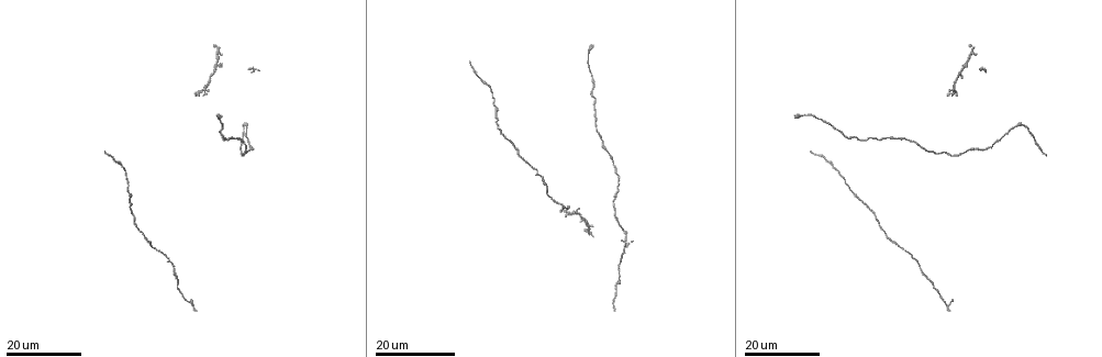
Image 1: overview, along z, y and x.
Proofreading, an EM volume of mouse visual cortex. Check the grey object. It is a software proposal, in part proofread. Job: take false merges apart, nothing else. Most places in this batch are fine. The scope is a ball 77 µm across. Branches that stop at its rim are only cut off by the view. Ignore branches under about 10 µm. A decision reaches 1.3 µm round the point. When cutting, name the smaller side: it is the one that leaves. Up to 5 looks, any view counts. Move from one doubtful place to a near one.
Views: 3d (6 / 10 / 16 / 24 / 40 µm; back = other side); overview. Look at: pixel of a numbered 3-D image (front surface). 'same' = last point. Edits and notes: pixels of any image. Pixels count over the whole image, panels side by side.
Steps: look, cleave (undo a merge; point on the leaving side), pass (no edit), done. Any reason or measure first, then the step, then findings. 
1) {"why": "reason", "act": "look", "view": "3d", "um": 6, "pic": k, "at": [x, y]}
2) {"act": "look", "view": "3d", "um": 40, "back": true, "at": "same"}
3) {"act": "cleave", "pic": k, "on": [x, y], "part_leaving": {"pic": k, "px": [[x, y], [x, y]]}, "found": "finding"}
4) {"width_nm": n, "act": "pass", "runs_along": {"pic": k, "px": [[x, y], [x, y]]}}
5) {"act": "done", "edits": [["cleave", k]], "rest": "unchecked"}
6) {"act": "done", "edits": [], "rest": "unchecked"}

{"why": "sudden change in width", "act": "look", "view": "3d", "um": 24, "pic": 1, "at": [495, 112]}

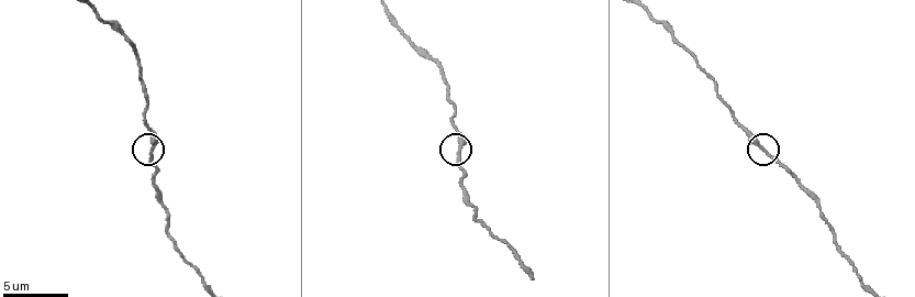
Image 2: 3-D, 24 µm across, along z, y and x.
{"act": "look", "view": "3d", "um": 10, "pic": 2, "at": [461, 147]}

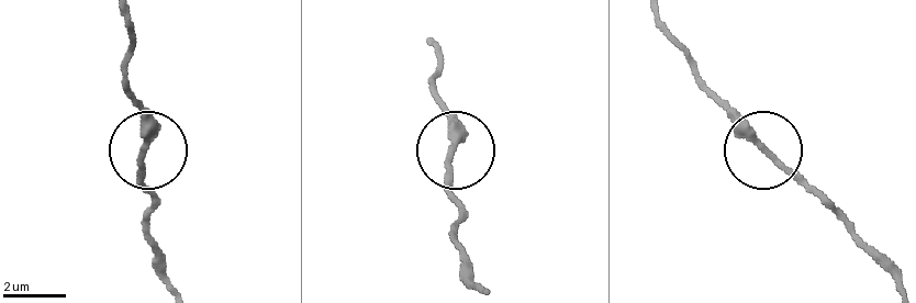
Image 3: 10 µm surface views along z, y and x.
{"act": "pass", "found": "continuous, no second neuron"}

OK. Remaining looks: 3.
{"why": "thick turns thin", "act": "look", "view": "3d", "um": 16, "pic": 1, "at": [897, 246]}

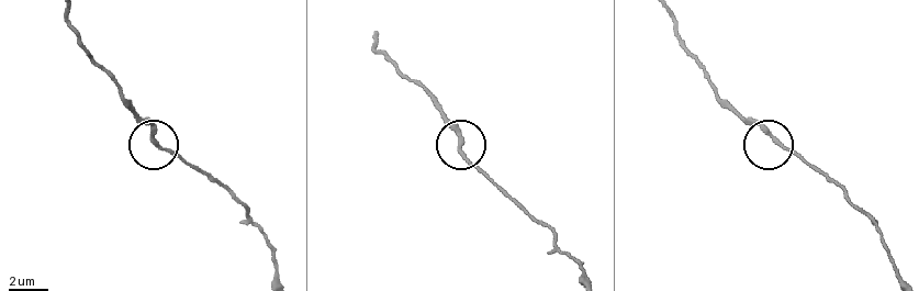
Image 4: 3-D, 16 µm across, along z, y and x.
{"act": "look", "view": "3d", "um": 10, "pic": 4, "at": [154, 140]}

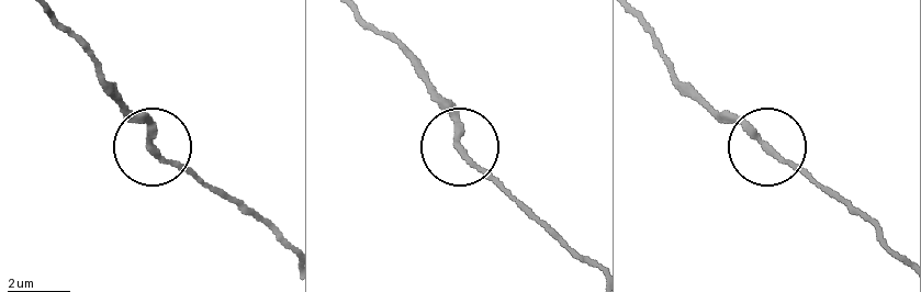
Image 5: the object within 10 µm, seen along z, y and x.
{"act": "pass", "runs_along": {"pic": 5, "px": [[358, 11], [403, 51], [460, 145], [520, 205]]}, "found": "continuous, no second neuron"}

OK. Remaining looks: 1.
{"act": "done", "edits": [], "rest": "unchecked"}

